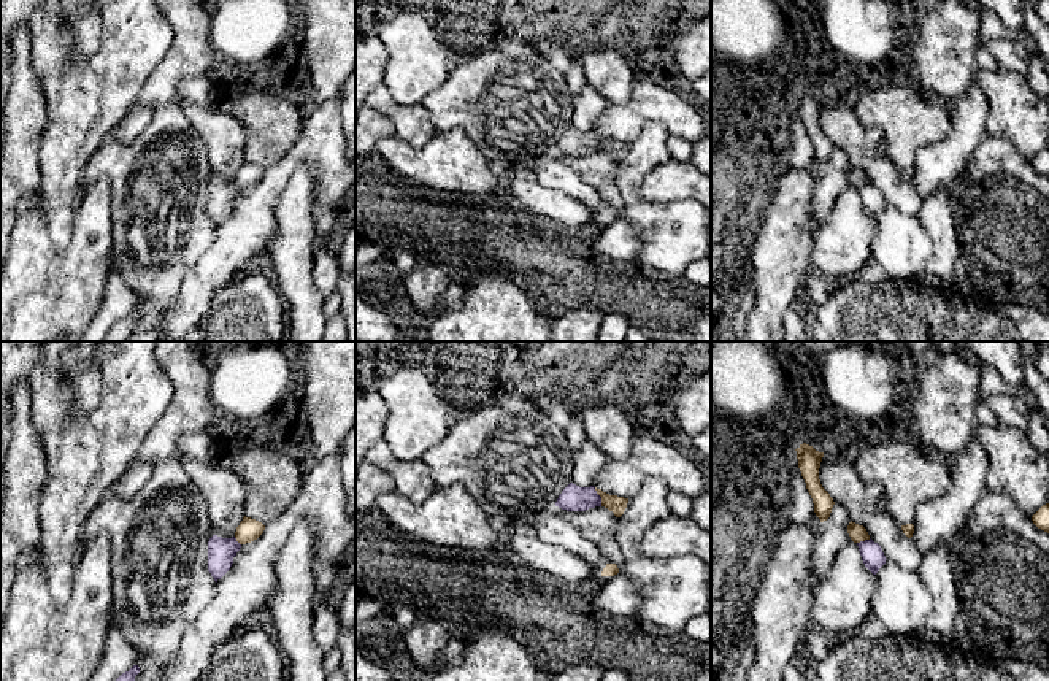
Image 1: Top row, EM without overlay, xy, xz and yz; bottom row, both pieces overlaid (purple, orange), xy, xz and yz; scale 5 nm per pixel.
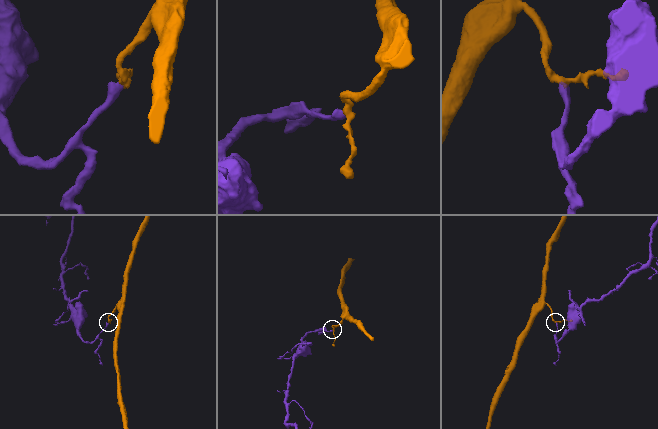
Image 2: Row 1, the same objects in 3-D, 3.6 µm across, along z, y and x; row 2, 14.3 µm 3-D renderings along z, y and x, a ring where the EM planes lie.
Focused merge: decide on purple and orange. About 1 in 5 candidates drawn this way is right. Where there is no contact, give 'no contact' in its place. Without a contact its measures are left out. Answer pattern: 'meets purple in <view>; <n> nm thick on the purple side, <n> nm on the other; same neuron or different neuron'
meets purple in xz; 130 nm thick on the purple side, 90 nm on the other; different neuron

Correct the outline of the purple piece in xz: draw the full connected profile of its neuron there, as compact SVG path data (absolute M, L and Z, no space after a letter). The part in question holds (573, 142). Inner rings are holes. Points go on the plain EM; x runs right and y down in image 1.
M570 127L559 140L555 151L567 156L586 156L589 152L601 151L601 141L595 132L579 132Z

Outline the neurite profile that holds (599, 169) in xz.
M554 151L552 156L570 164L598 192L605 205L616 208L619 217L622 217L625 206L616 186L617 162L613 156L605 151L595 151L586 156L567 156Z

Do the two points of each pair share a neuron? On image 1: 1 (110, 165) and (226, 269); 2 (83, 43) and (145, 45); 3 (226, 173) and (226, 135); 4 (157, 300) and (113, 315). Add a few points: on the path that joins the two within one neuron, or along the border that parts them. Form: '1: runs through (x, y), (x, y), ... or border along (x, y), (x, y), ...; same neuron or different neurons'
1: border along (216, 227), (213, 242), (183, 281); different neurons
2: border along (100, 16), (100, 46), (92, 54), (73, 62); different neurons
3: runs through (226, 164), (226, 145); same neuron
4: border along (118, 273), (127, 278), (134, 292), (134, 308); different neurons

